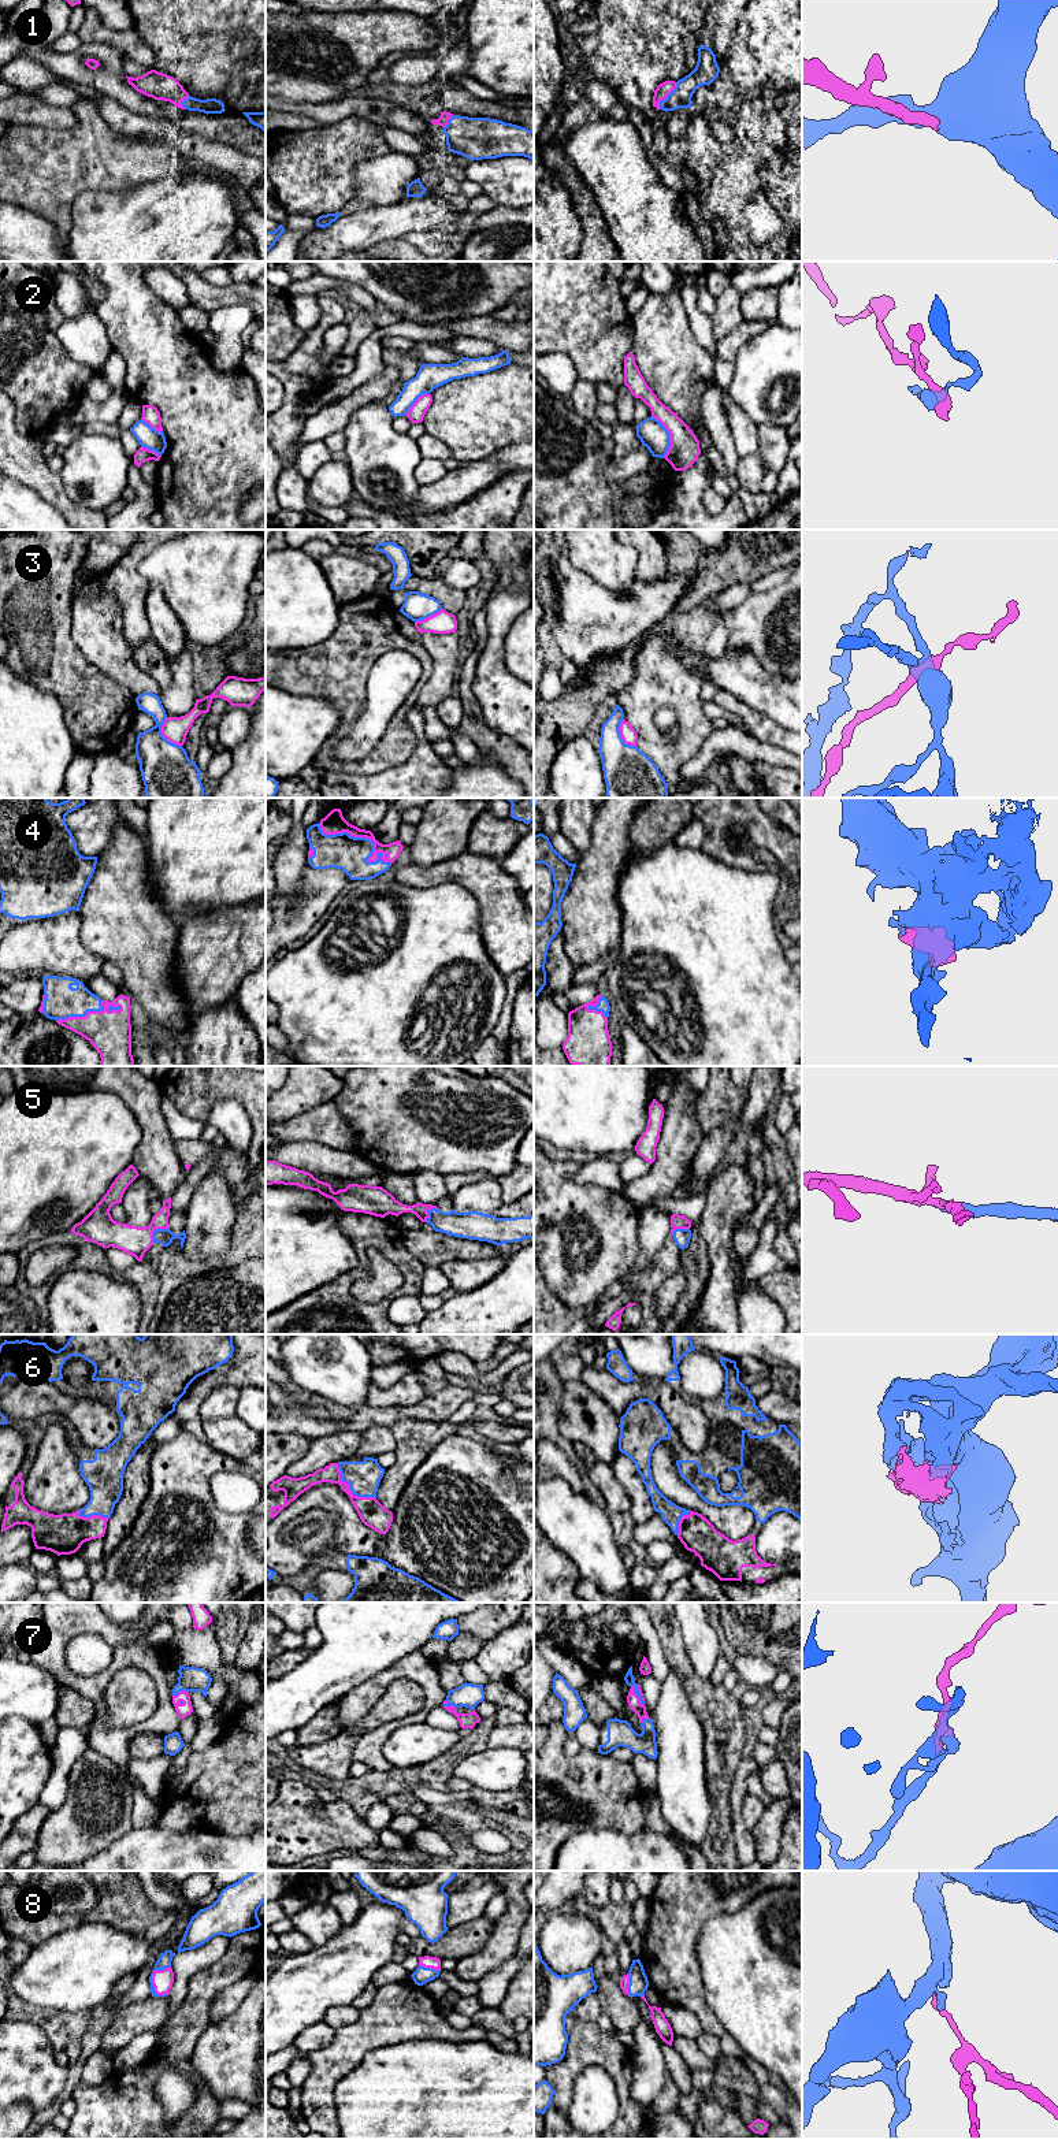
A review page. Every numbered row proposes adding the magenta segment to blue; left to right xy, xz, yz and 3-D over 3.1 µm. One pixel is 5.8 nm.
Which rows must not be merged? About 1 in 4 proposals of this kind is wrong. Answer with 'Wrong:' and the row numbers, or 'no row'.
Wrong: 2

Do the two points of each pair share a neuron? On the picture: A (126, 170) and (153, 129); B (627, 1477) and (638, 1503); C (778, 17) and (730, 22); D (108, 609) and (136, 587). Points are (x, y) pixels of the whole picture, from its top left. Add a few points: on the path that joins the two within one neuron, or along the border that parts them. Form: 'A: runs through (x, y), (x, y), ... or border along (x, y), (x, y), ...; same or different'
A: border along (115, 130), (127, 136), (143, 136), (147, 138); different
B: runs through (633, 1484), (638, 1496); same
C: border along (739, 14), (726, 52); different
D: border along (85, 597), (110, 593), (115, 598), (122, 616); different

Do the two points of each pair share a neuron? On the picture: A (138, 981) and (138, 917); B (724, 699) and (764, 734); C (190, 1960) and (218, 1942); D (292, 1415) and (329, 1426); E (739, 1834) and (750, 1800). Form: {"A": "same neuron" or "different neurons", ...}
{"A": "same neuron", "B": "same neuron", "C": "same neuron", "D": "same neuron", "E": "different neurons"}

